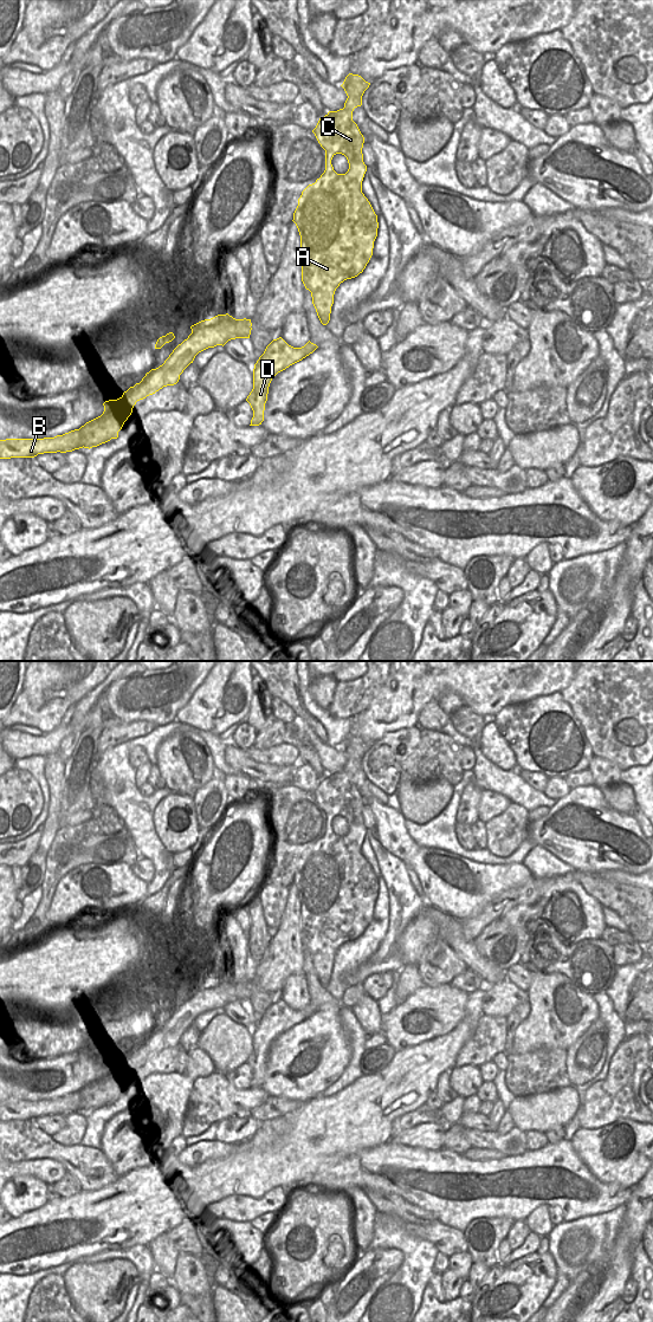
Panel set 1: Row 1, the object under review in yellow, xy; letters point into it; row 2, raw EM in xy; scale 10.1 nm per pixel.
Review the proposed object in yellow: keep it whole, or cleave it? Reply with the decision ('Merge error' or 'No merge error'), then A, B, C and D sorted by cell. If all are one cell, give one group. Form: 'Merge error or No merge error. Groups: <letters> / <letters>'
Merge error. Groups: A C D / B

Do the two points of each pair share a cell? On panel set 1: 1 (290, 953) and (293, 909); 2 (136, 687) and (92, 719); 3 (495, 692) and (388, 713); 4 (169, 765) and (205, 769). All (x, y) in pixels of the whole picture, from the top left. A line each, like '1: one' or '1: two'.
1: one
2: one
3: one
4: one

